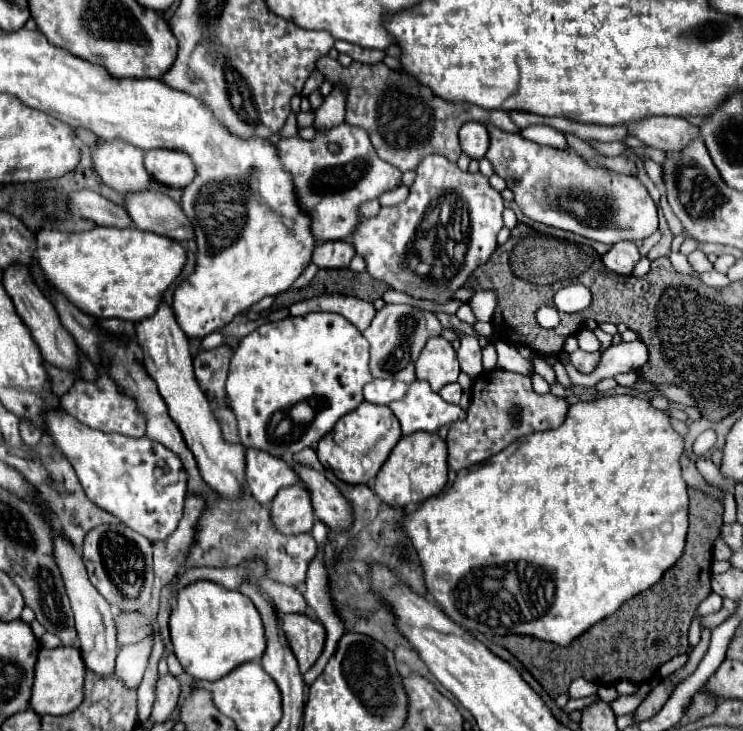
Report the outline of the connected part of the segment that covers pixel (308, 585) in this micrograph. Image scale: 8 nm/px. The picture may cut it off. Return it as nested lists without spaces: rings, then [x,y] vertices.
[[[317,520],[313,530],[311,530],[311,534],[313,534],[315,542],[319,544],[319,552],[317,552],[315,560],[309,564],[303,596],[307,600],[307,606],[311,606],[311,610],[317,614],[319,622],[325,626],[327,640],[325,640],[323,654],[319,656],[315,666],[303,676],[305,686],[309,686],[309,682],[315,680],[323,672],[323,666],[327,664],[327,660],[335,652],[335,646],[337,646],[339,638],[343,636],[343,624],[341,624],[339,616],[335,616],[335,610],[331,606],[331,594],[329,594],[329,584],[327,584],[327,568],[323,564],[323,546],[325,546],[329,530],[327,530],[327,526],[323,526],[323,522]]]

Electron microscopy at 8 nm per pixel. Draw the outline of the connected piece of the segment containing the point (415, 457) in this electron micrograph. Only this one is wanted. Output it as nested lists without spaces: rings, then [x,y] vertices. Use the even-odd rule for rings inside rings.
[[[415,432],[403,436],[401,442],[391,450],[391,456],[375,478],[375,494],[389,506],[421,504],[423,500],[437,496],[447,484],[447,444],[439,434]]]

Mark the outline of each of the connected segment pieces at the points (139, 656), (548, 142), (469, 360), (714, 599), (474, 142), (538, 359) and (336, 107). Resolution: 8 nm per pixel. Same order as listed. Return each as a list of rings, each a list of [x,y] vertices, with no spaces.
[[[151,634],[147,638],[143,638],[141,642],[123,646],[119,650],[115,670],[117,670],[117,676],[123,678],[123,682],[127,686],[131,686],[131,688],[139,686],[143,672],[147,668],[147,660],[151,656],[151,650],[153,650],[153,636]]]
[[[535,124],[535,126],[527,126],[521,130],[521,136],[531,140],[531,142],[537,142],[537,144],[543,144],[543,146],[555,146],[555,148],[567,148],[567,142],[565,142],[565,134],[555,130],[553,126],[547,126],[547,124]]]
[[[459,332],[459,342],[461,342],[461,346],[457,350],[457,358],[459,358],[461,370],[465,374],[475,374],[475,378],[477,378],[483,372],[483,366],[481,366],[481,346],[477,342],[477,336]]]
[[[713,592],[709,594],[701,604],[699,604],[699,618],[705,616],[705,614],[711,614],[711,612],[719,612],[721,610],[721,604],[723,604],[723,598],[719,594]]]
[[[467,122],[463,124],[461,132],[459,132],[459,138],[461,138],[461,148],[463,152],[469,156],[469,158],[475,158],[475,160],[481,160],[489,148],[489,132],[483,124],[479,122]]]
[[[533,352],[532,364],[533,371],[542,376],[550,385],[556,382],[555,373],[543,356]]]
[[[337,88],[325,98],[321,108],[315,112],[313,128],[317,132],[327,132],[333,126],[343,124],[343,118],[345,118],[345,96],[341,94],[341,88]]]

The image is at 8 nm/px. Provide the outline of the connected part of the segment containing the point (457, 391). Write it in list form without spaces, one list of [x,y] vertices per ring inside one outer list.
[[[455,382],[455,384],[447,384],[447,386],[443,386],[441,388],[441,392],[439,392],[447,402],[451,402],[451,404],[459,404],[459,400],[461,400],[461,386]]]

